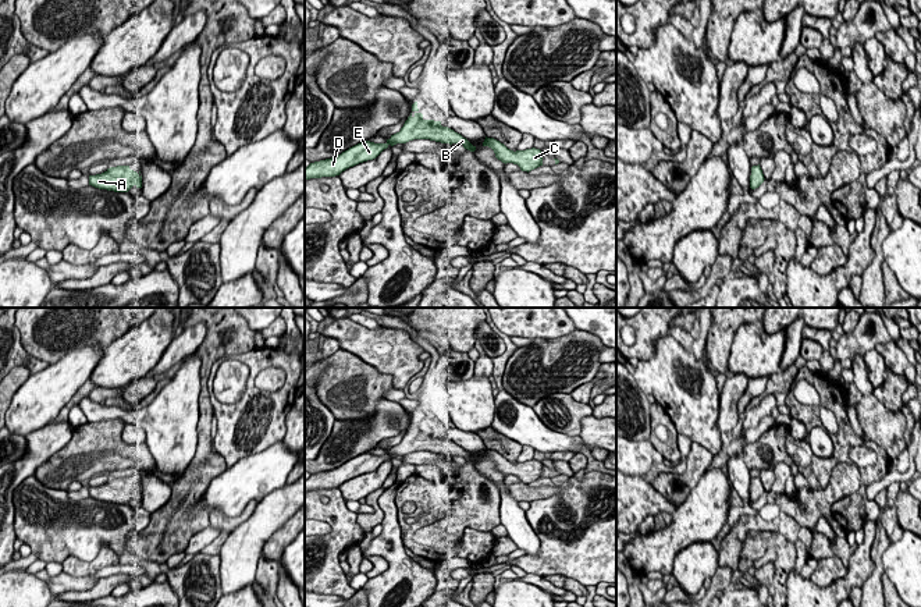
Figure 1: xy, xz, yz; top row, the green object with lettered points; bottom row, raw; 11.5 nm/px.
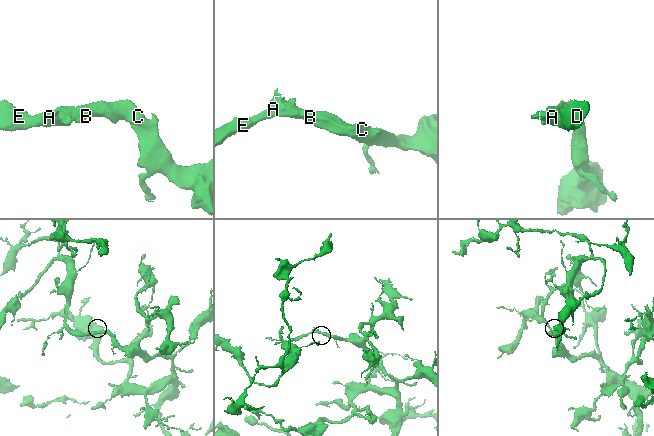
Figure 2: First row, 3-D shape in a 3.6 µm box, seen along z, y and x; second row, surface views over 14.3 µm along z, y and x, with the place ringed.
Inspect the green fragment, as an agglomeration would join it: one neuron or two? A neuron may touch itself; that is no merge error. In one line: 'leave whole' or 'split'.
leave whole

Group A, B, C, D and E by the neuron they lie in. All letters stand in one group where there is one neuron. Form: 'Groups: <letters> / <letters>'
Groups: A B C D E

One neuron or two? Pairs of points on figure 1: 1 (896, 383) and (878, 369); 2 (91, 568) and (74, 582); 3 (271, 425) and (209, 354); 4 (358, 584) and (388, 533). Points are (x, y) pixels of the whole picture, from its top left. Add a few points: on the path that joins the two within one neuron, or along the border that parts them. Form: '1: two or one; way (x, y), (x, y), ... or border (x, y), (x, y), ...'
1: two; border (886, 368), (884, 382), (879, 386)
2: two; border (63, 571), (71, 575), (93, 575)
3: two; border (246, 351), (221, 355), (213, 364), (207, 393)
4: two; border (369, 579), (362, 588)

